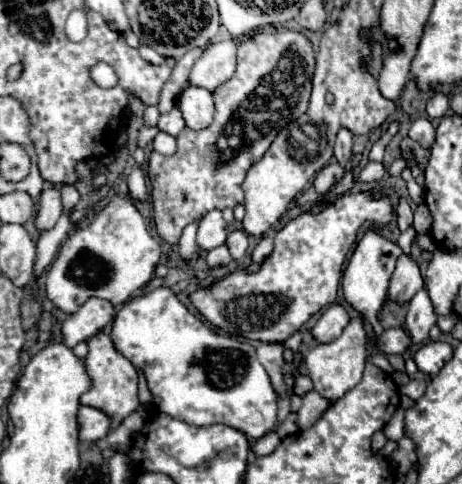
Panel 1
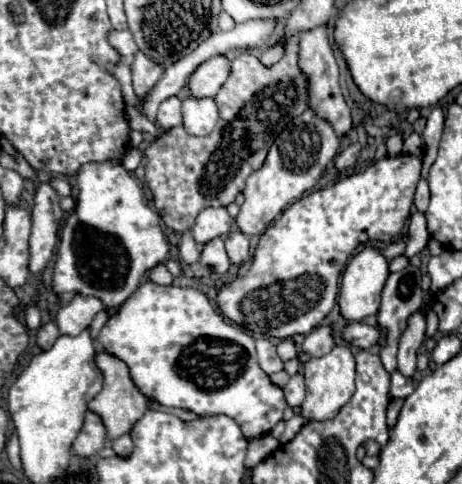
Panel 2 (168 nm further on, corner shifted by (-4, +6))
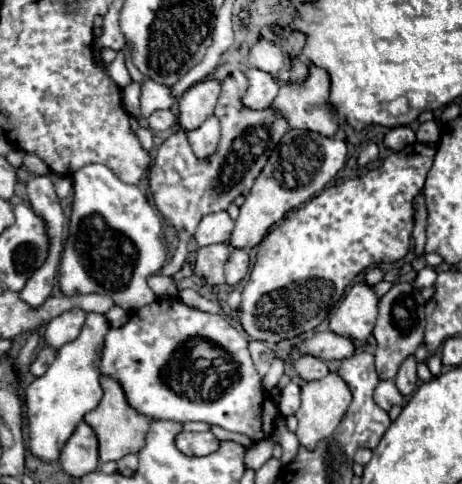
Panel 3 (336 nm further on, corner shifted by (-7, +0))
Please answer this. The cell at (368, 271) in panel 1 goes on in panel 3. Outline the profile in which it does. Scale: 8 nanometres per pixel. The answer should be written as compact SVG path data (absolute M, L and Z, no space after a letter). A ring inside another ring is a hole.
M356 284L344 300L338 304L336 312L330 318L330 332L352 340L354 344L364 344L372 334L376 322L378 296L366 284Z

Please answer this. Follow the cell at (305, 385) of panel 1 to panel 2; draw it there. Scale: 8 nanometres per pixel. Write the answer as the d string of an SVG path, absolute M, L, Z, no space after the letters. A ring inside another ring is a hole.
M295 374L289 384L283 388L285 392L285 400L291 408L295 406L301 406L301 402L305 400L305 378L301 374Z

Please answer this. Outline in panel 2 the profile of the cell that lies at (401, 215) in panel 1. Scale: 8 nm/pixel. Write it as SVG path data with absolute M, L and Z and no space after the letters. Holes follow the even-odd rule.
M403 234L399 240L395 240L395 242L391 242L391 244L387 244L385 246L385 256L389 258L389 260L393 260L395 256L399 256L399 254L403 254L405 252L405 246L407 246L407 240L409 240L409 234Z

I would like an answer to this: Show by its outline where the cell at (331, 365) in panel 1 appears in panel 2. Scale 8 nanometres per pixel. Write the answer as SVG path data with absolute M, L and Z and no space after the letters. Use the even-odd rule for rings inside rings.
M337 344L329 354L321 358L311 358L305 362L305 384L307 384L307 398L301 404L301 414L309 420L329 420L337 414L341 406L349 402L355 392L355 354L351 346Z

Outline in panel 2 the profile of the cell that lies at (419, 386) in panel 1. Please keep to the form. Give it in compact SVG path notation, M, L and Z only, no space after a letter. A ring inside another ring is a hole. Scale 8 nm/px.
M401 372L391 374L391 396L393 398L407 398L415 390L413 378L403 376Z

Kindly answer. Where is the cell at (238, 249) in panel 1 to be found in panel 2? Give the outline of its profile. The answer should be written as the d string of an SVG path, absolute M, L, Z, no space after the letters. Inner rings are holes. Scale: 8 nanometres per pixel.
M233 230L225 238L225 250L233 264L241 264L249 258L249 236L239 230Z

